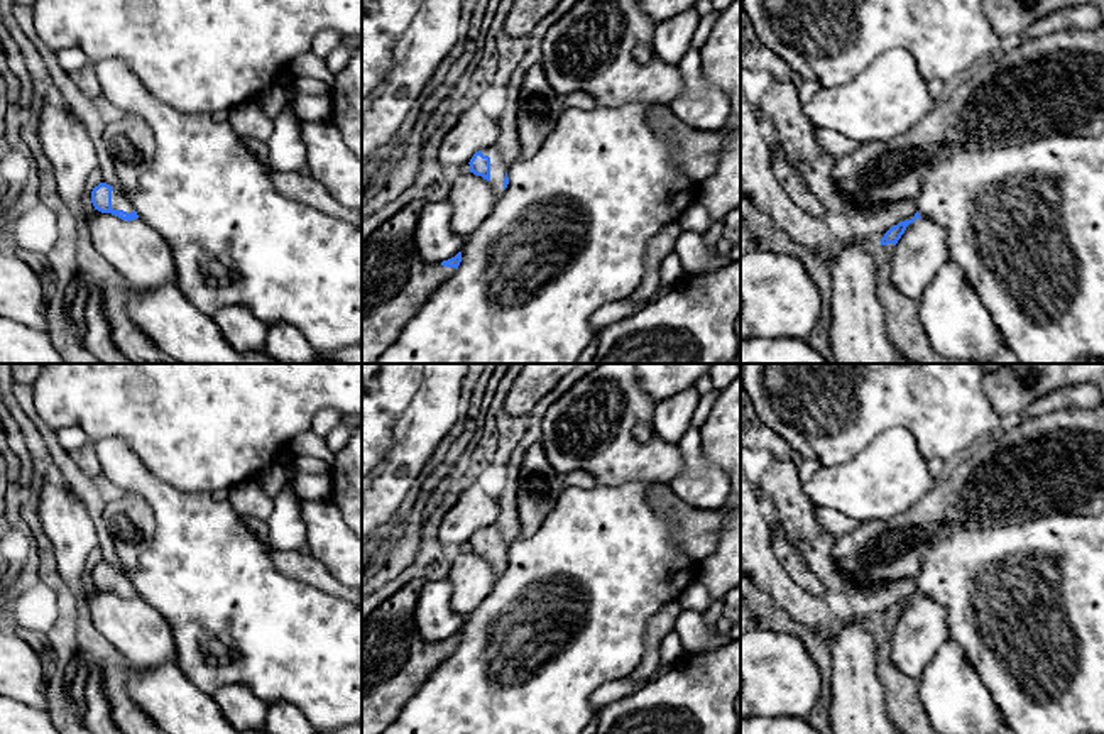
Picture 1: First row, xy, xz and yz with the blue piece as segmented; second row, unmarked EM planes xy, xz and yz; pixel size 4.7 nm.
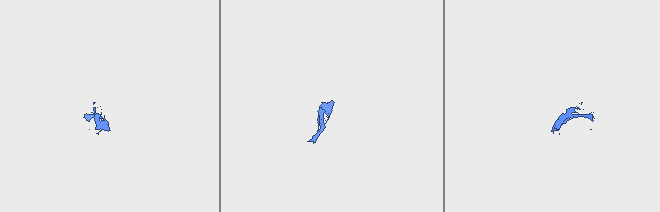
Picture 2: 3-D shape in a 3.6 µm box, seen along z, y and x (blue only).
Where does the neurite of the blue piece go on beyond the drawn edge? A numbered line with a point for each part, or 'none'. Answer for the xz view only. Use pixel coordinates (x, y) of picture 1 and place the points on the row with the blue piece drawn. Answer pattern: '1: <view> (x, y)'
1: xz (497, 164)

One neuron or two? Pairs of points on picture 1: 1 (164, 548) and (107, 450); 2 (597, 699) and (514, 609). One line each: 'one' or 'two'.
1: one
2: two

